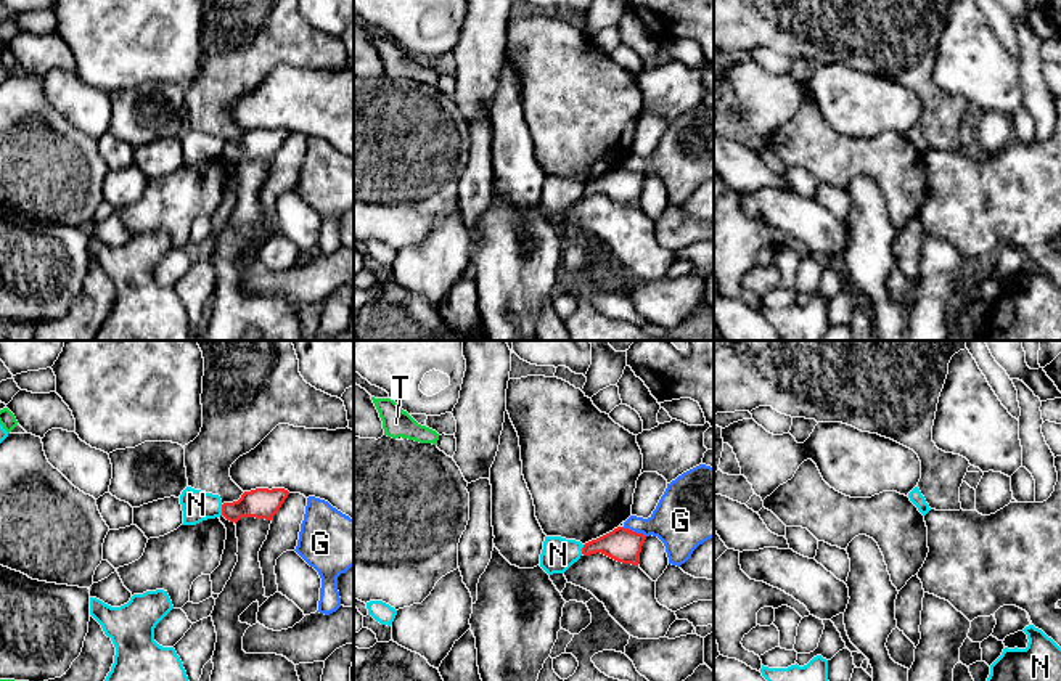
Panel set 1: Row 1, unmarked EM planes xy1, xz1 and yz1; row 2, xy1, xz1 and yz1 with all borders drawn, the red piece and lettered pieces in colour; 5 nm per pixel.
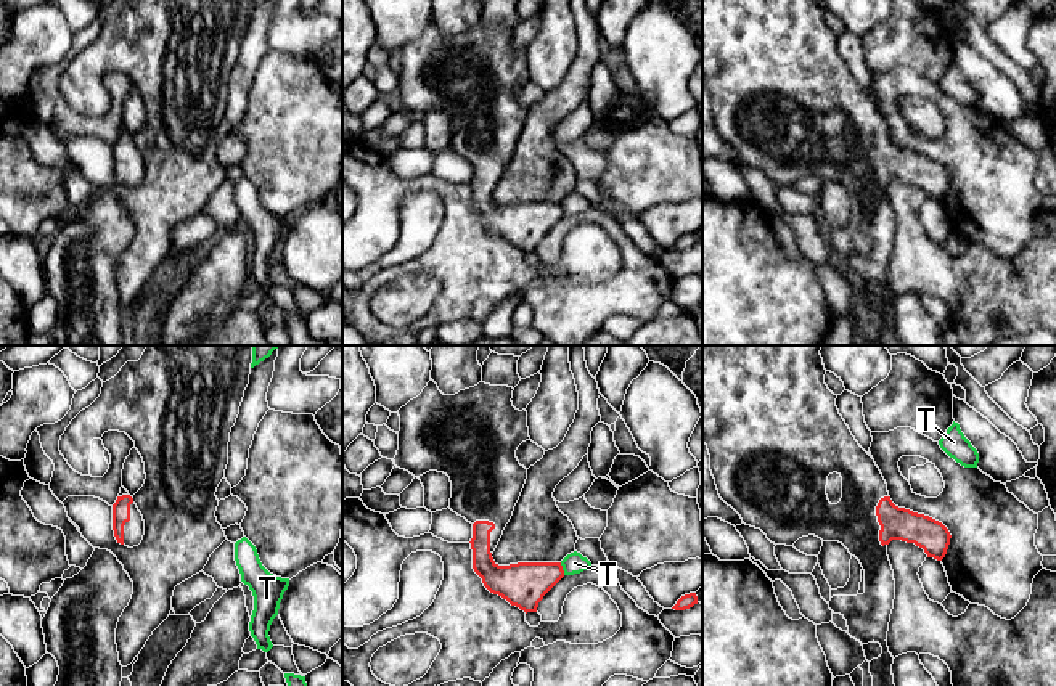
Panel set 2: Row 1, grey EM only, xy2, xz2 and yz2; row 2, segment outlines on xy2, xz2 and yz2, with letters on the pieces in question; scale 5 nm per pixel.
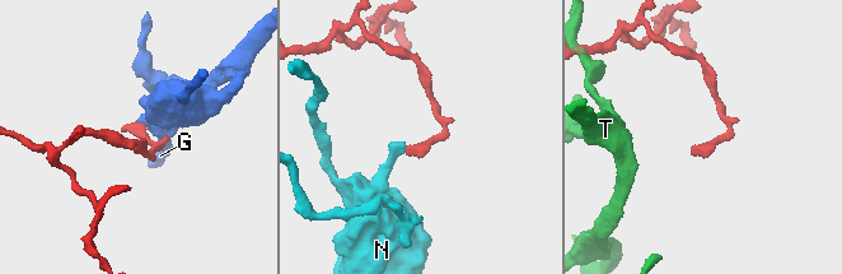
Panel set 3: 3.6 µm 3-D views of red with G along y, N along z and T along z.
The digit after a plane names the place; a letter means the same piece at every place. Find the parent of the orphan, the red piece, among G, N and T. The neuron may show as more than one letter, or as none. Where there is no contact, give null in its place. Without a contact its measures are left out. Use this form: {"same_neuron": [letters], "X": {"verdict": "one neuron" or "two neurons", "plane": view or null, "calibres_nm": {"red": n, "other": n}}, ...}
{"same_neuron": [], "G": {"verdict": "two neurons", "plane": "xz1", "calibres_nm": {"red": 170, "other": 300}}, "N": {"verdict": "two neurons", "plane": "xy1", "calibres_nm": {"red": 160, "other": 150}}, "T": {"verdict": "two neurons", "plane": "xz2", "calibres_nm": {"red": 220, "other": 110}}}

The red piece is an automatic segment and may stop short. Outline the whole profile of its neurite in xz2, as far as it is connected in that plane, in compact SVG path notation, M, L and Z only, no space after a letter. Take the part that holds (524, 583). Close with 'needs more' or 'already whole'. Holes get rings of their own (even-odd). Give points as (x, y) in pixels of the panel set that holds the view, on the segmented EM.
M431 379L423 392L402 406L400 416L399 450L394 458L395 466L420 477L429 471L444 472L452 482L450 509L473 524L473 569L482 578L484 586L506 599L511 606L521 610L537 612L543 596L564 577L561 562L518 562L498 566L492 554L510 522L514 506L521 496L527 479L527 469L516 458L518 447L530 440L527 427L527 411L513 406L513 387L490 386L479 382L474 387L460 390L455 395L444 395L437 384Z; needs more

